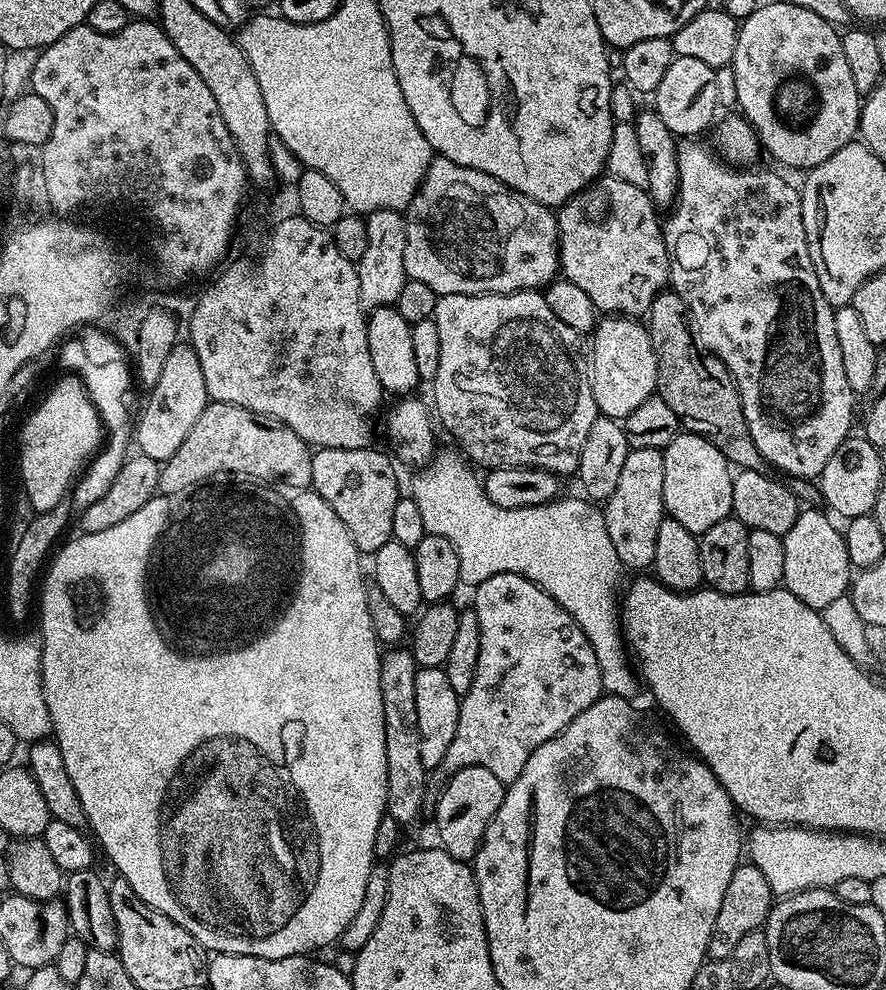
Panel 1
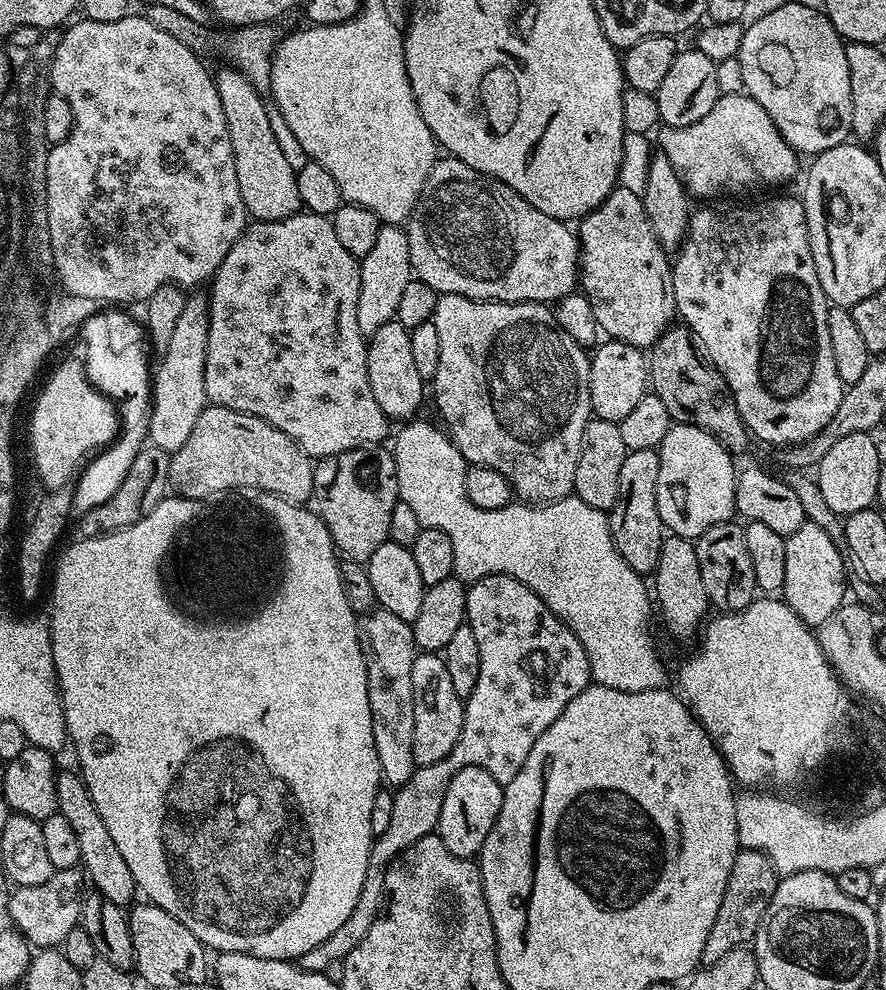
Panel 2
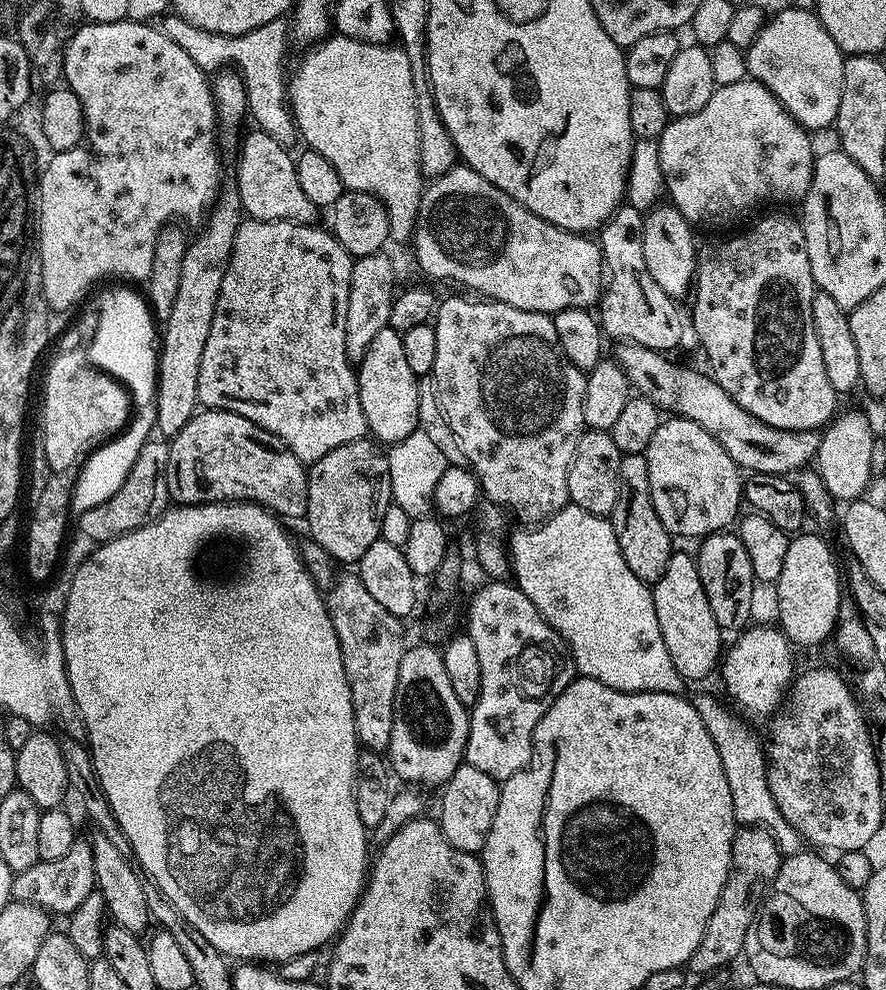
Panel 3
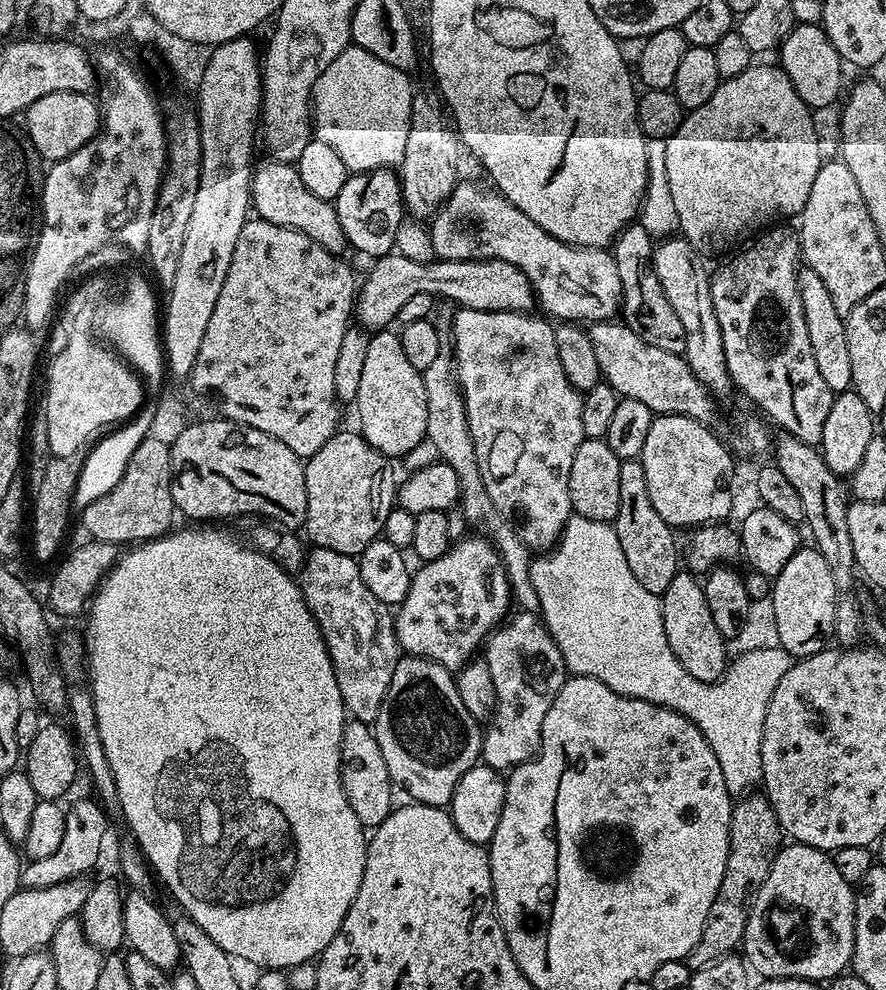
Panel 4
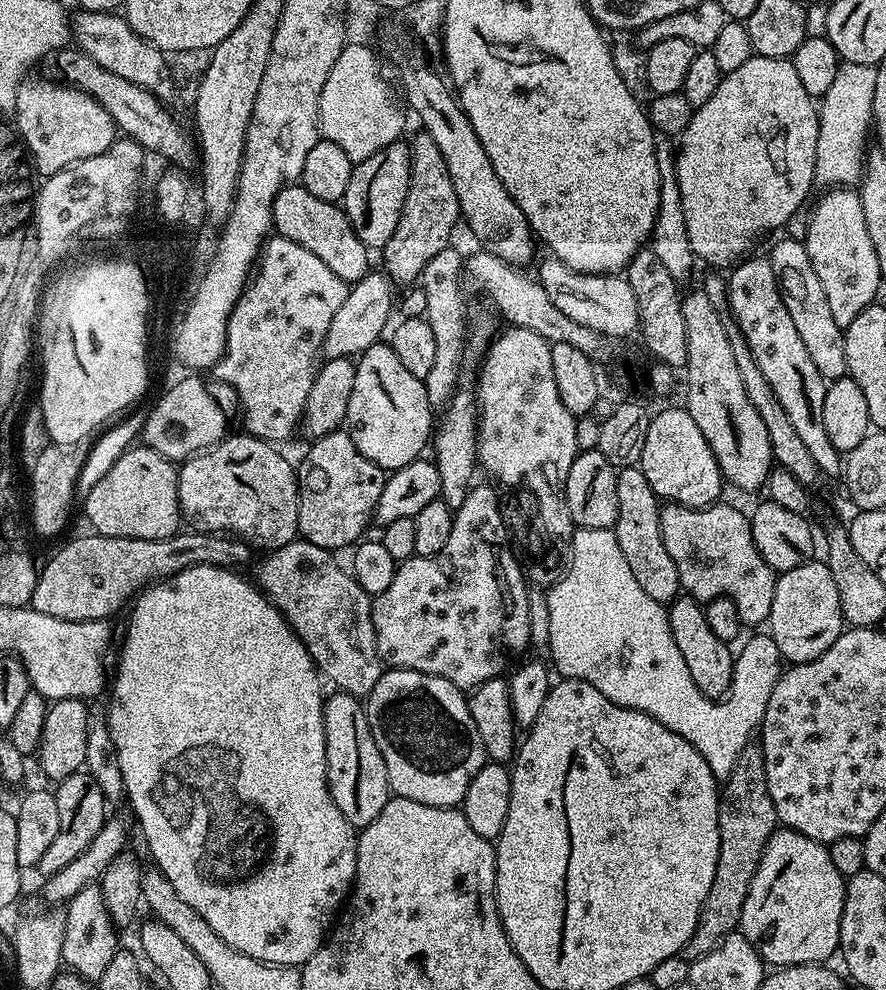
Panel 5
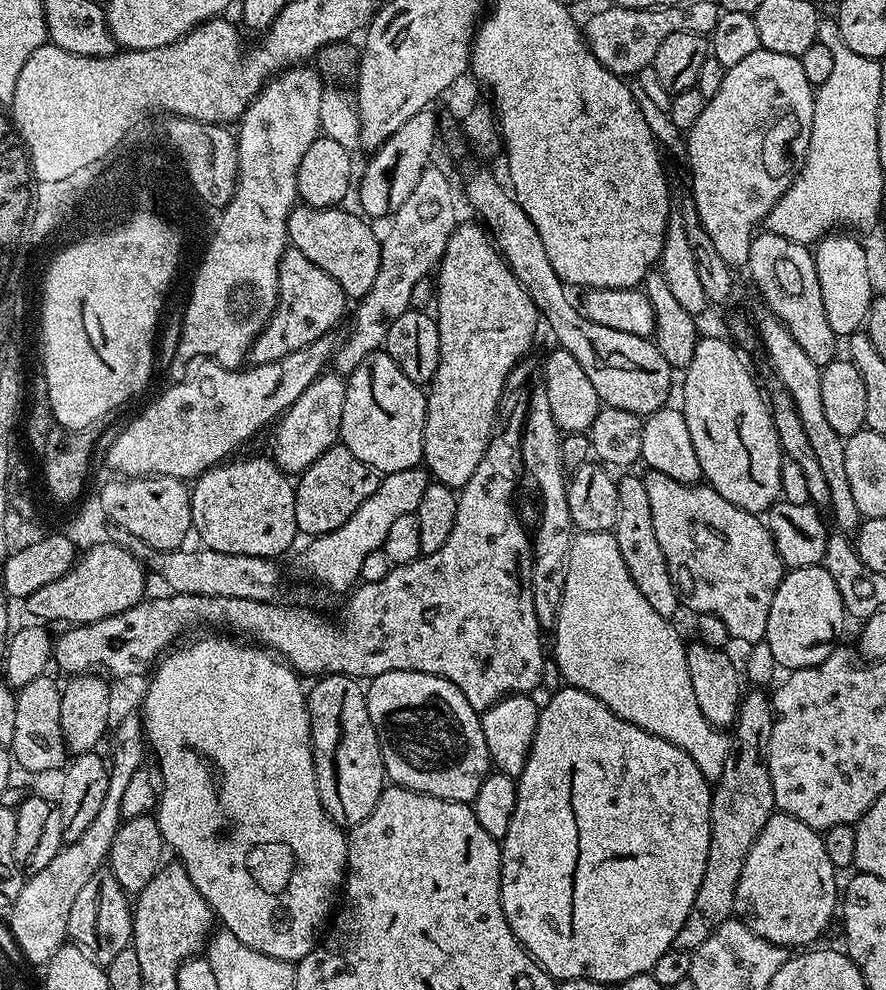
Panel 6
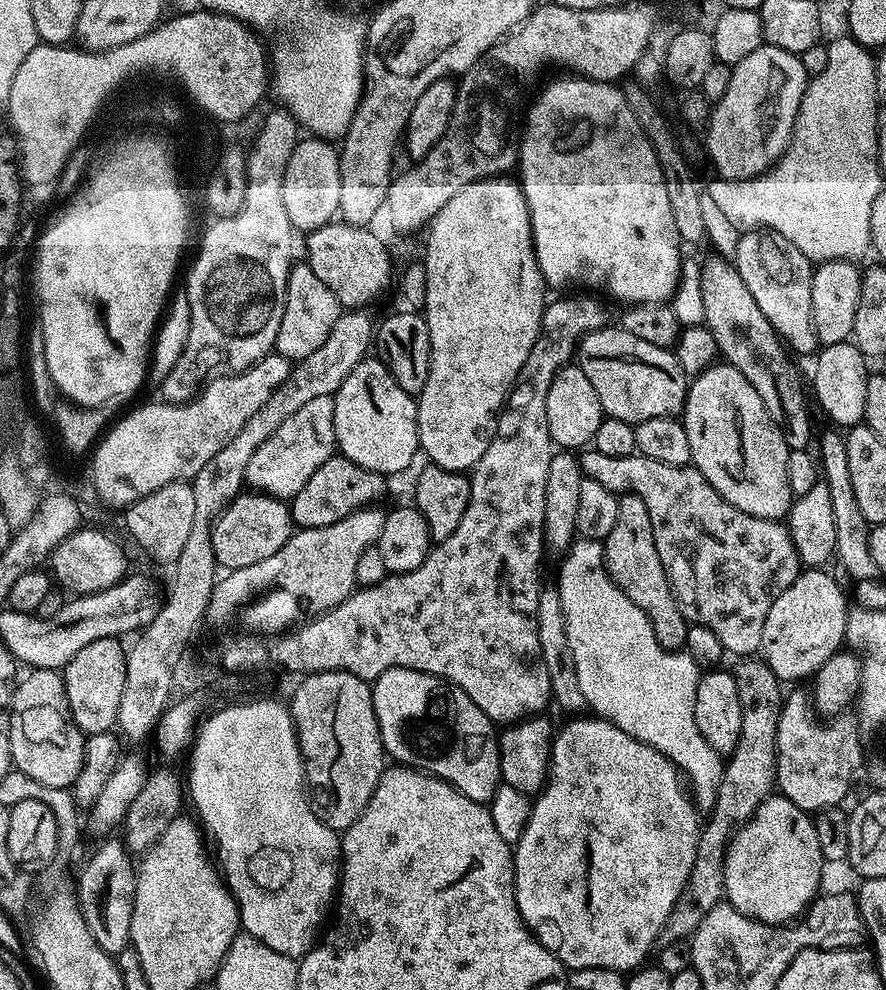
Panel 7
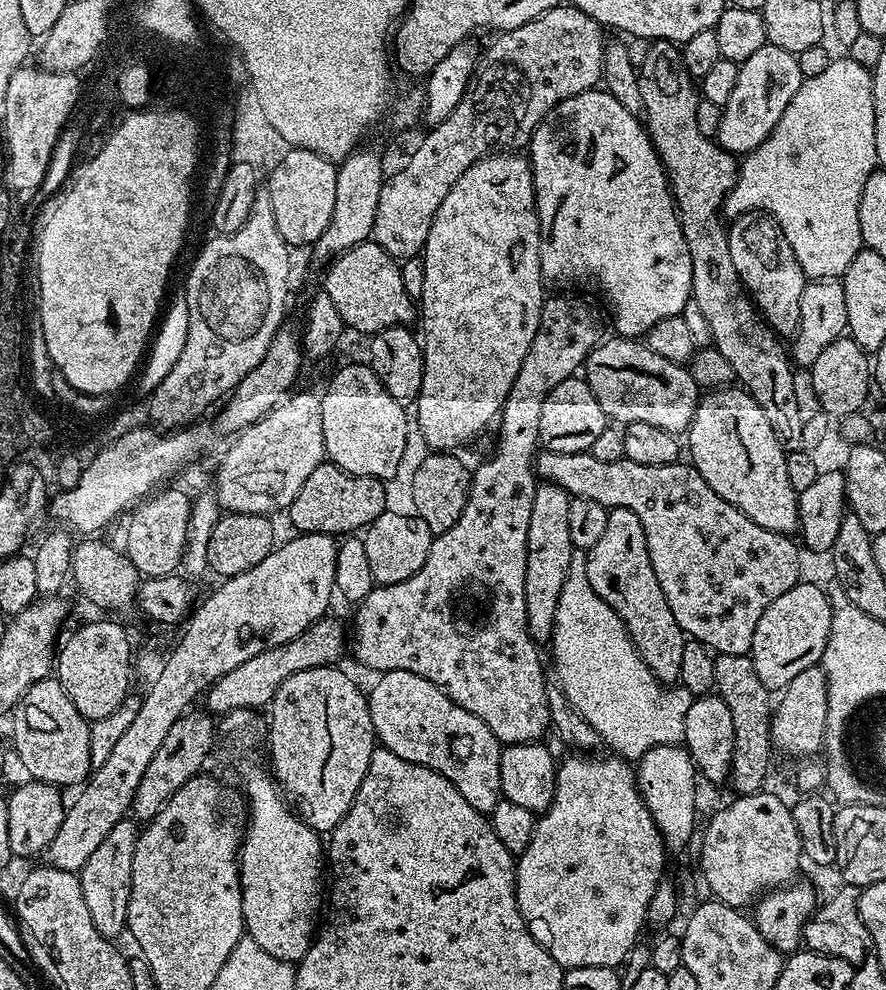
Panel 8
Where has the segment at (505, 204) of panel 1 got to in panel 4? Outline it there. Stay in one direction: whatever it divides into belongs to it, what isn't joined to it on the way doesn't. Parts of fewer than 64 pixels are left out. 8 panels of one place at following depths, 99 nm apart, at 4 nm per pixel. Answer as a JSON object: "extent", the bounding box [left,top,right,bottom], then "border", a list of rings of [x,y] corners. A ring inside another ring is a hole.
{"extent":[430,183,622,321],"border":[[[457,183],[450,198],[431,217],[430,235],[439,259],[501,260],[516,266],[536,293],[539,307],[544,307],[549,317],[557,316],[557,321],[611,320],[621,311],[622,282],[611,251],[576,248],[546,234],[506,197],[495,190],[487,192],[480,184]]]}

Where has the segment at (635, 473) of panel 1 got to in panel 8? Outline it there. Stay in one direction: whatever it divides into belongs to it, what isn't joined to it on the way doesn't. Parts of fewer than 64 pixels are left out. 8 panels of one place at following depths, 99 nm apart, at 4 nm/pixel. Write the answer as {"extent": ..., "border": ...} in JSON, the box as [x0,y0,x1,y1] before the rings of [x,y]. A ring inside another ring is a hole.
{"extent":[586,508,686,685],"border":[[[613,508],[609,511],[606,534],[602,534],[594,547],[587,549],[586,578],[590,578],[594,594],[622,618],[628,636],[660,683],[675,685],[680,679],[686,637],[678,622],[674,622],[674,613],[670,610],[670,602],[666,602],[666,594],[662,594],[662,586],[658,586],[658,574],[654,574],[650,562],[648,539],[634,510]]]}

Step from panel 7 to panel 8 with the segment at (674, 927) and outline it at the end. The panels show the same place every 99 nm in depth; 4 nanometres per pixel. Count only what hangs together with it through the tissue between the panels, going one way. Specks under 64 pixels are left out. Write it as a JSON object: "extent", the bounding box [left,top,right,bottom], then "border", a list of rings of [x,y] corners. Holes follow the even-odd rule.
{"extent":[715,655,774,796],"border":[[[717,655],[715,691],[730,706],[730,718],[734,718],[734,754],[732,755],[733,793],[750,796],[765,787],[764,779],[768,776],[768,767],[772,764],[774,749],[772,746],[772,714],[774,696],[766,686],[762,686],[762,678],[758,678],[758,670],[754,670],[751,655],[735,656]]]}

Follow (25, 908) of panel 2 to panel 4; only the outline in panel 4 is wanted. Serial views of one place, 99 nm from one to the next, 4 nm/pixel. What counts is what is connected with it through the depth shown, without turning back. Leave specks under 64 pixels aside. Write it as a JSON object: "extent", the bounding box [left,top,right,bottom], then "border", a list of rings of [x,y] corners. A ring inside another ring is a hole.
{"extent":[20,799,110,888],"border":[[[95,799],[92,800],[76,800],[72,805],[67,805],[64,813],[66,834],[62,834],[58,850],[54,850],[54,854],[48,855],[47,858],[38,858],[21,867],[20,882],[23,887],[45,888],[89,875],[87,872],[99,862],[100,855],[104,852],[104,839],[108,836],[108,824],[110,825],[107,811]]]}

